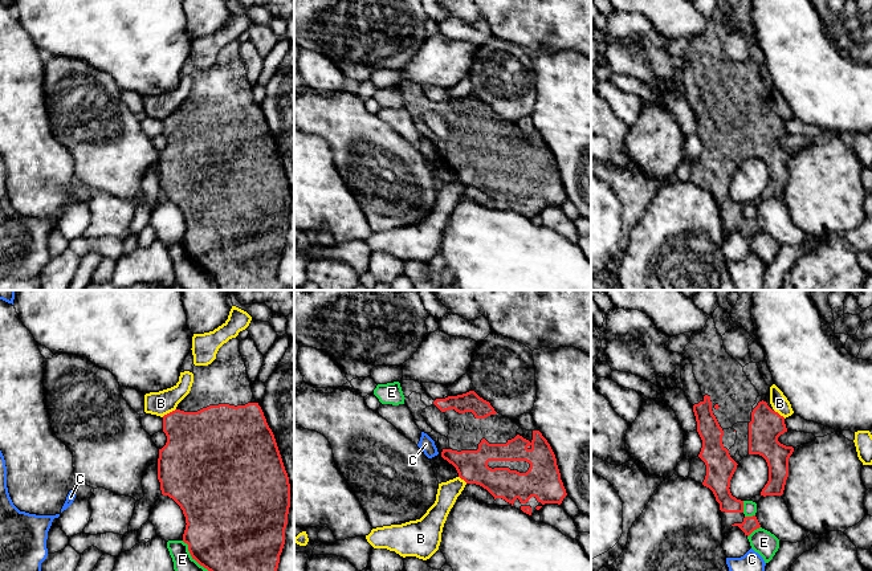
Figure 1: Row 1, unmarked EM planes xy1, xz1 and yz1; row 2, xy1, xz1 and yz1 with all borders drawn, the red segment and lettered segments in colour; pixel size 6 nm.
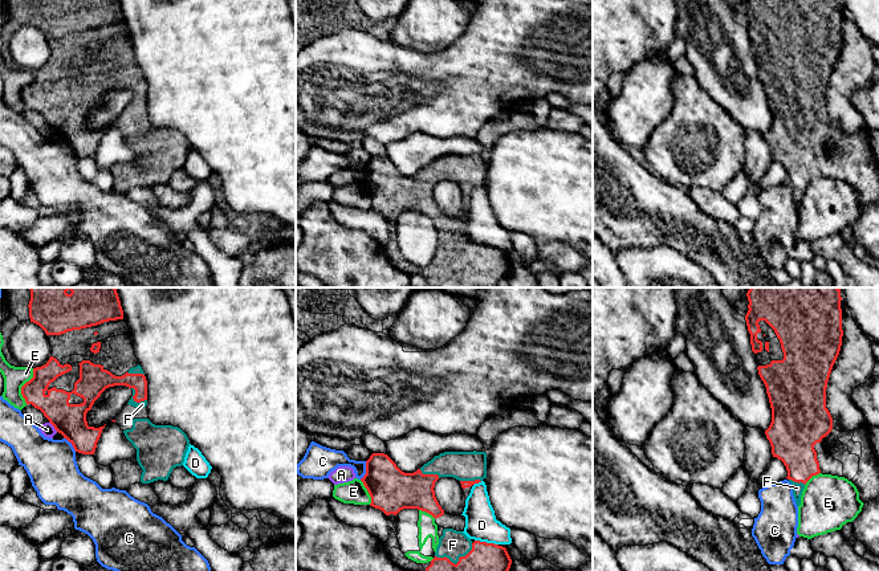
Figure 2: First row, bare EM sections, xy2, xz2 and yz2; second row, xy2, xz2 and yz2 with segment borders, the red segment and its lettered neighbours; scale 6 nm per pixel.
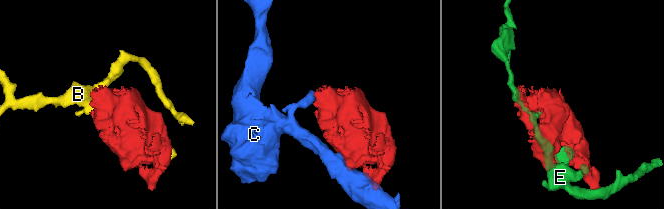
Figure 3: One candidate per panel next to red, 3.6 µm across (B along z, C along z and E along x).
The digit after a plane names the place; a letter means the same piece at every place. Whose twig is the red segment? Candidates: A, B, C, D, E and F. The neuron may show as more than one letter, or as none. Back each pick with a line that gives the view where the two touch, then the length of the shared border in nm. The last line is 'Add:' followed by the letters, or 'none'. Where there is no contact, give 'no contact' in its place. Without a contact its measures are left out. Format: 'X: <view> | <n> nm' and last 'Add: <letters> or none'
F: xz2 | 240 nm
Add: F

